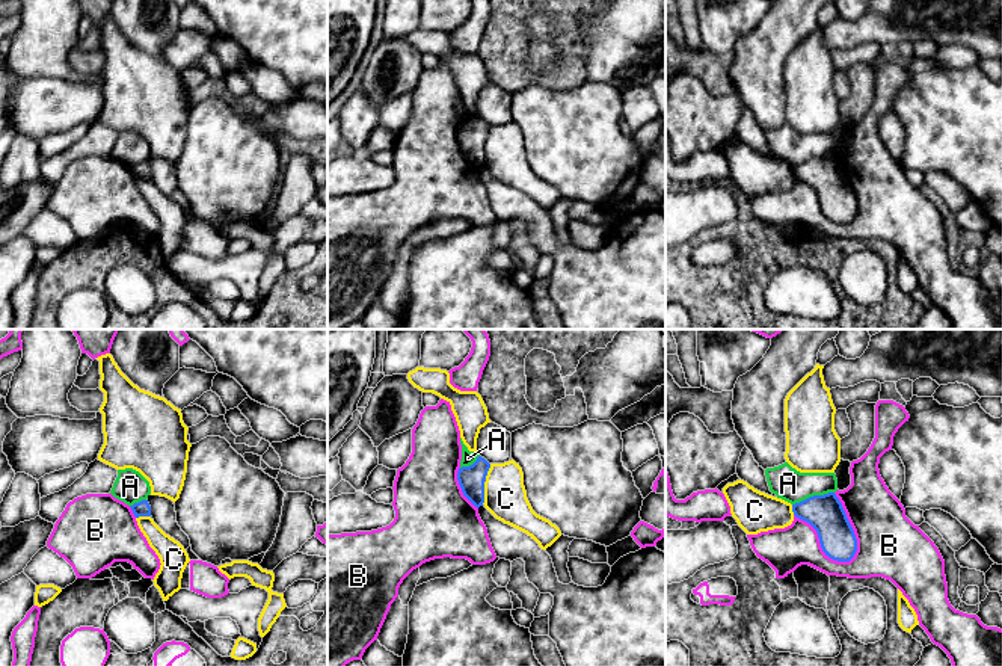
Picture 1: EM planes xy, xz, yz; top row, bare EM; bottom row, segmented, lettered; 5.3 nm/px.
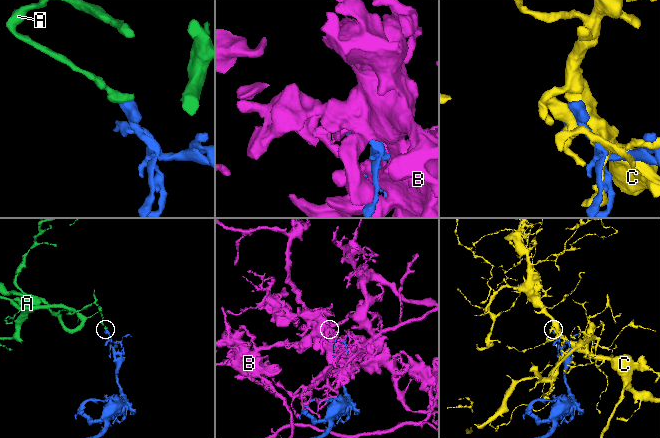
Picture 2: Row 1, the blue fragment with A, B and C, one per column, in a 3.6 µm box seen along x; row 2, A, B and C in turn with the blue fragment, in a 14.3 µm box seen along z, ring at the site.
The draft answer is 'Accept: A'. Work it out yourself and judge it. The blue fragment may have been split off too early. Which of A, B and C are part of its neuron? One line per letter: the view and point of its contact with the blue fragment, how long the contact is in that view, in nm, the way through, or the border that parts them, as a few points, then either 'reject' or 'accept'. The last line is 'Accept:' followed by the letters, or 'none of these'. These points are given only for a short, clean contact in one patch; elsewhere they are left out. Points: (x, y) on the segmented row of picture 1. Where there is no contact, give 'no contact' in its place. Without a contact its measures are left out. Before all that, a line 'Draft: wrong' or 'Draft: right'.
Draft: wrong
A: contact yz (814, 496); length 240 nm; border yz (833, 491), (814, 494), (792, 505); reject
B: contact yz (821, 545); length 400 nm; reject
C: contact xz (483, 484); length 220 nm; reject
Accept: none of these

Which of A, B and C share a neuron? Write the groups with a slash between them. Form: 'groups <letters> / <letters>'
groups A / B / C

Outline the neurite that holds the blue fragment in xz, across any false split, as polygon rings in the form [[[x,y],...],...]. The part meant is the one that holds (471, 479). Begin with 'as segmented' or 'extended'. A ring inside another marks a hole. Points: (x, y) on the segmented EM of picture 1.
as segmented; [[[478,456],[469,467],[462,467],[457,471],[457,480],[463,495],[475,506],[480,507],[484,503],[484,482],[490,464]]]

